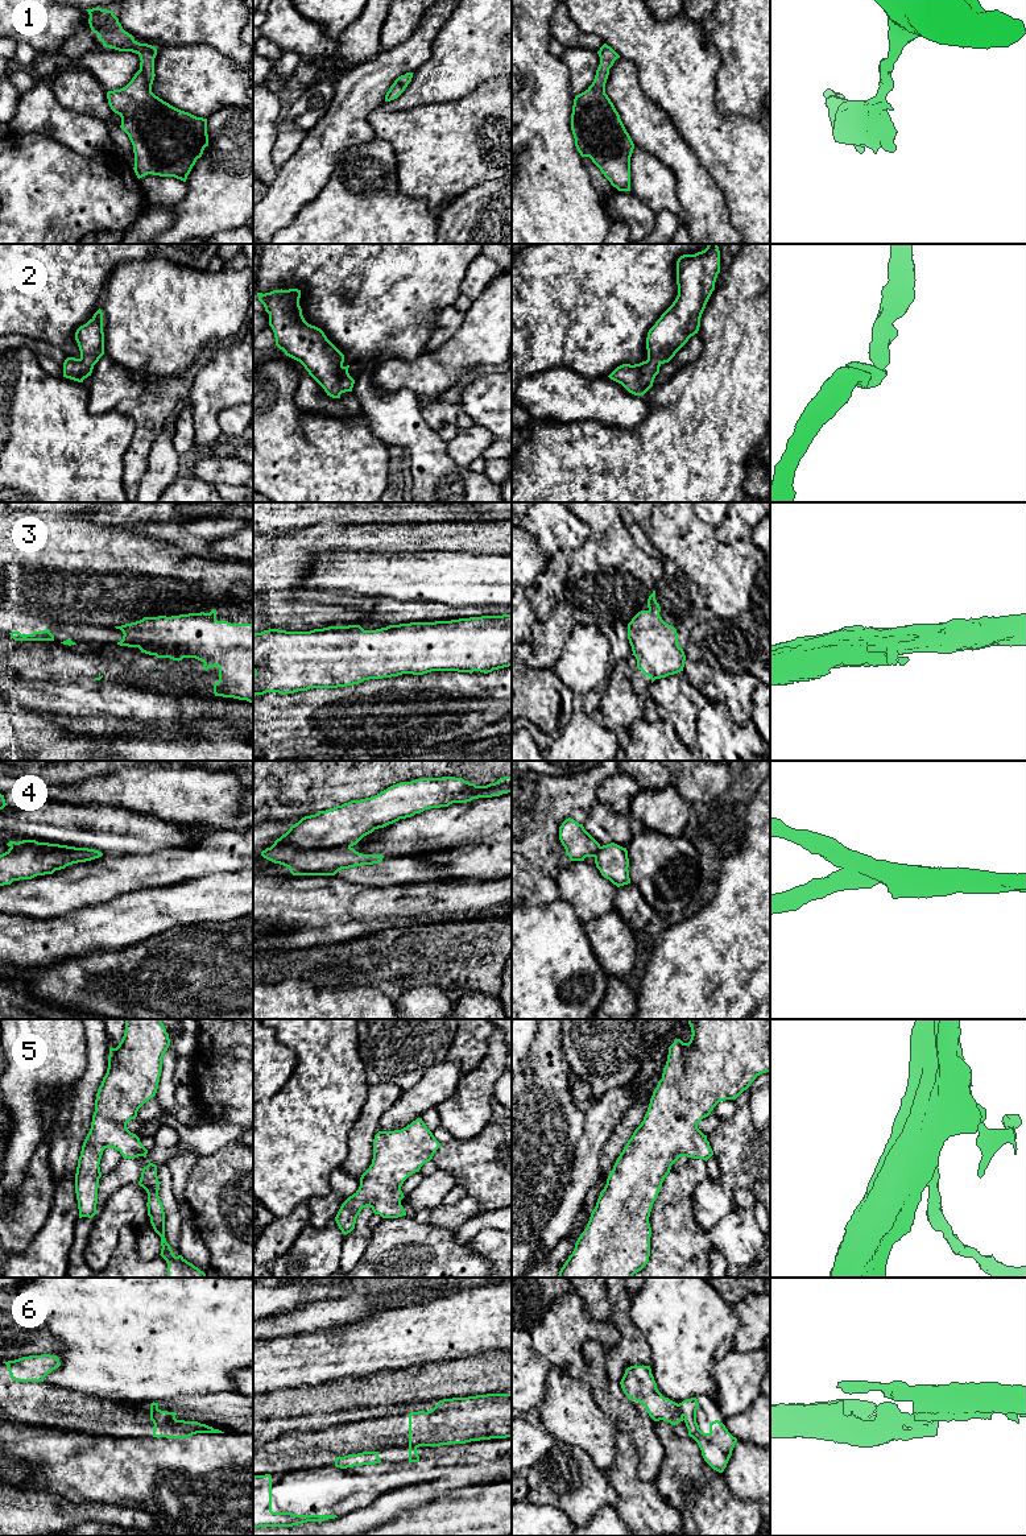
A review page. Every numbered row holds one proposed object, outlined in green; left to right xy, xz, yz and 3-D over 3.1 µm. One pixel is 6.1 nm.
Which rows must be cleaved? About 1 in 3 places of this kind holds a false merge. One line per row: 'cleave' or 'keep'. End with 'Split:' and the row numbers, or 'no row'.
1: keep
2: keep
3: keep
4: cleave
5: keep
6: cleave
Split: 4, 6

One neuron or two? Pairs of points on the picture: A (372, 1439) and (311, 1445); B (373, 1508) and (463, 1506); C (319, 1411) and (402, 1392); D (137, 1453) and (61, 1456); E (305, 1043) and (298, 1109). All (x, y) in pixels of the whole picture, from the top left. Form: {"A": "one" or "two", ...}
{"A": "one", "B": "two", "C": "one", "D": "one", "E": "one"}

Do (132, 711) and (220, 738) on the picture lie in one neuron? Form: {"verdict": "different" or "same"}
{"verdict": "different"}

